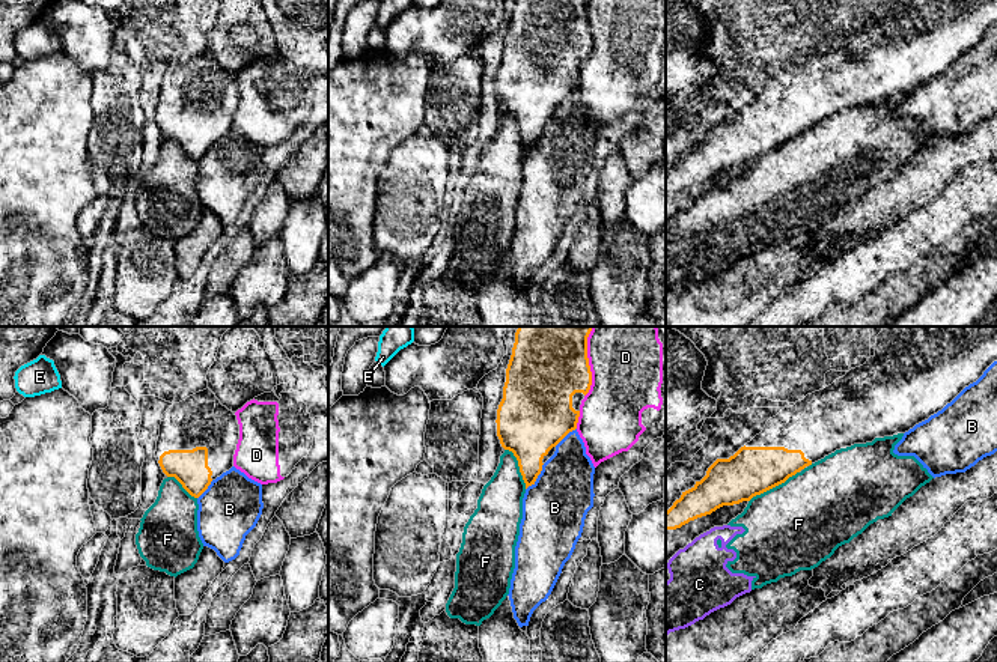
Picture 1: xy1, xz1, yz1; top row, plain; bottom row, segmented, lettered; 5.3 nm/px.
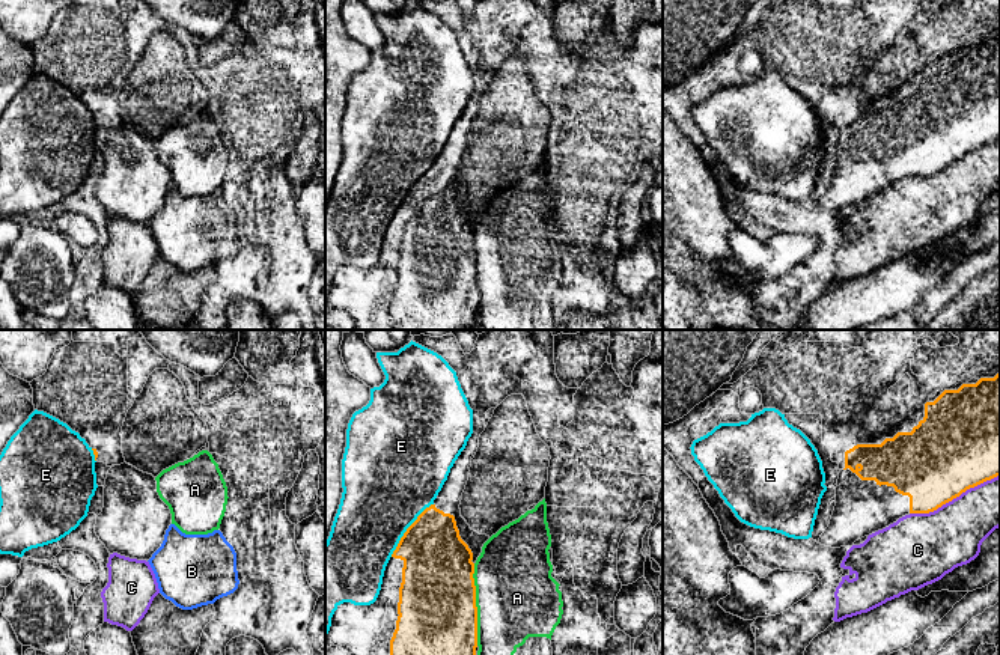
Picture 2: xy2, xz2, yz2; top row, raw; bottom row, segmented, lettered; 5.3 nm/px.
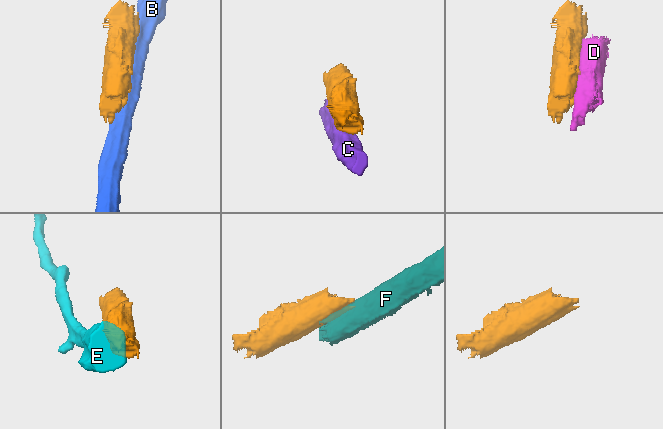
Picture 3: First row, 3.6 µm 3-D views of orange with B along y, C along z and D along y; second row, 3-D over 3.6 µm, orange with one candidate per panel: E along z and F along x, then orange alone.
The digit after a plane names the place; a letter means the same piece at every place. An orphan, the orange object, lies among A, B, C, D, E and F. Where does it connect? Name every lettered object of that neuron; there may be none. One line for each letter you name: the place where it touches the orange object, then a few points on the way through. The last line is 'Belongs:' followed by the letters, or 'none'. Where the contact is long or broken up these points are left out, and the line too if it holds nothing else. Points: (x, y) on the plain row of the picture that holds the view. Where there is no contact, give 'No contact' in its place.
Belongs: none

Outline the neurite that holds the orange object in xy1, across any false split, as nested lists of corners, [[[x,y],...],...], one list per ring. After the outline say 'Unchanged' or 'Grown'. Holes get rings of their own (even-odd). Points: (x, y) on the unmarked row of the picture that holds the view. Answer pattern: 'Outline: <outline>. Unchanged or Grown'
Outline: [[[206,51],[173,66],[161,81],[155,120],[194,161],[233,129],[239,102],[235,75]]]. Grown

